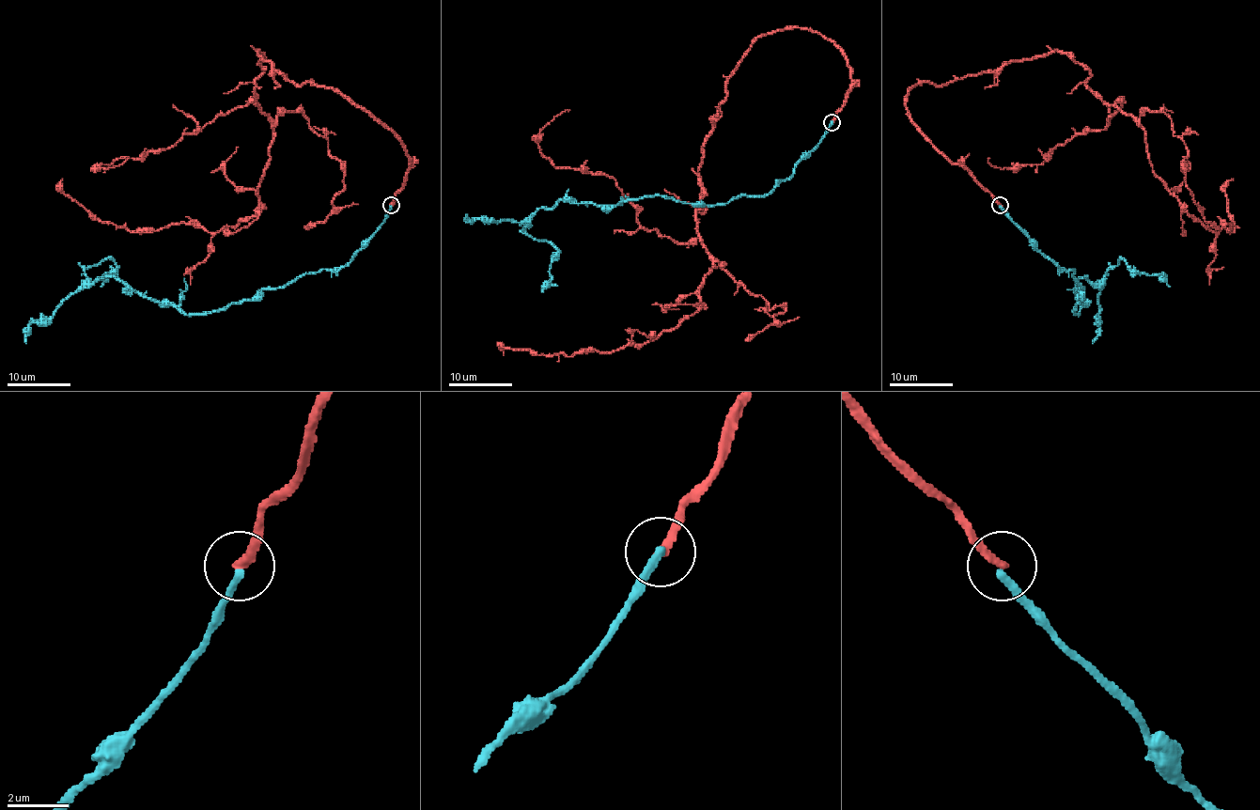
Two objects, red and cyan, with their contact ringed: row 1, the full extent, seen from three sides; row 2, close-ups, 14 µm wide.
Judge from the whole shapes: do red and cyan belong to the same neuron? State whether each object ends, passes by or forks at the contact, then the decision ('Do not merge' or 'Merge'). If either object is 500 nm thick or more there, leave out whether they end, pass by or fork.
At the ring red ends. At the ring cyan ends. Do not merge

